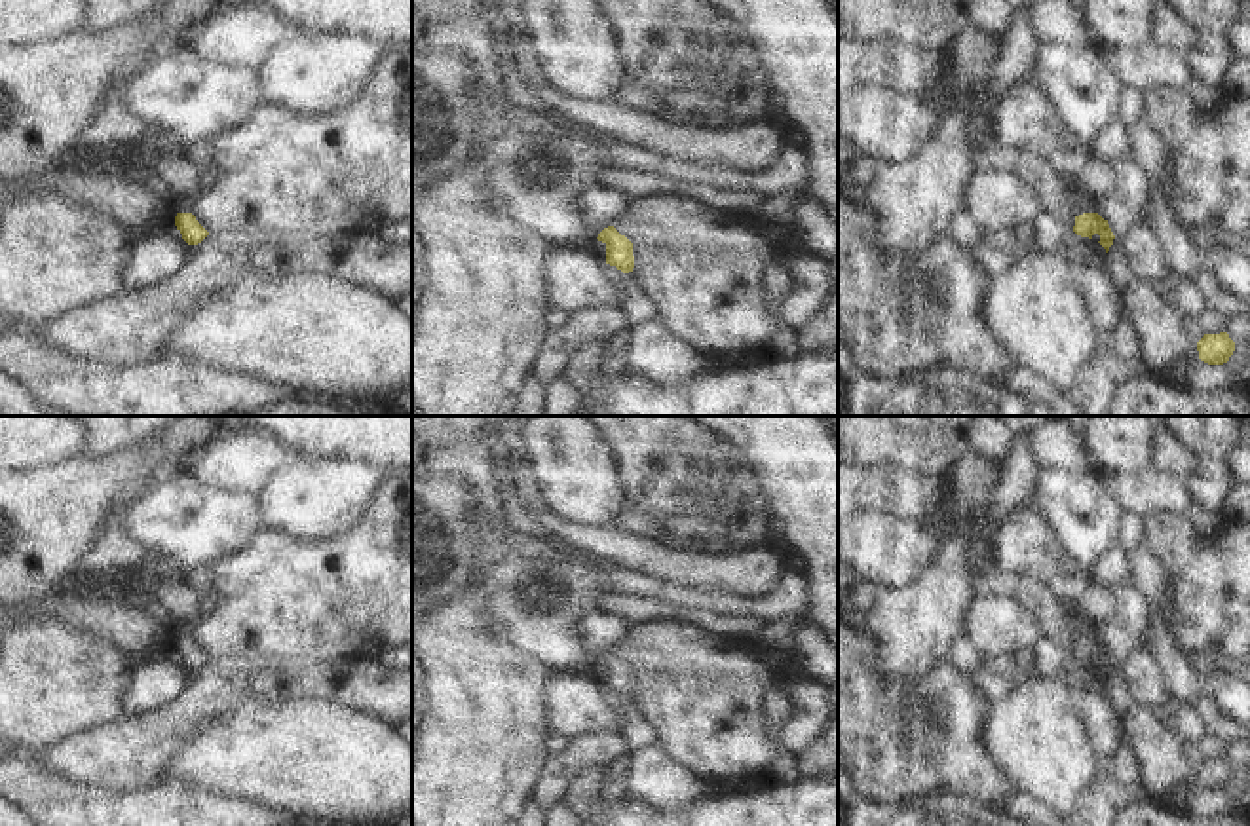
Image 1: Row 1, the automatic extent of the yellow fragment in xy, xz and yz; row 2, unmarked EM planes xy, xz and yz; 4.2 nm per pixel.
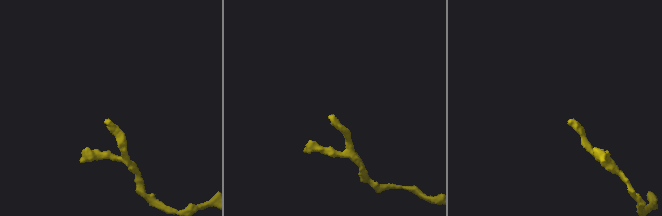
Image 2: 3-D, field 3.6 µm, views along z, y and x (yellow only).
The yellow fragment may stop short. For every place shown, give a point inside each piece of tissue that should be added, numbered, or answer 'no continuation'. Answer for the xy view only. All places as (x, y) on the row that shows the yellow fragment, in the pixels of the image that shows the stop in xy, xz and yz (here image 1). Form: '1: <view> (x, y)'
no continuation

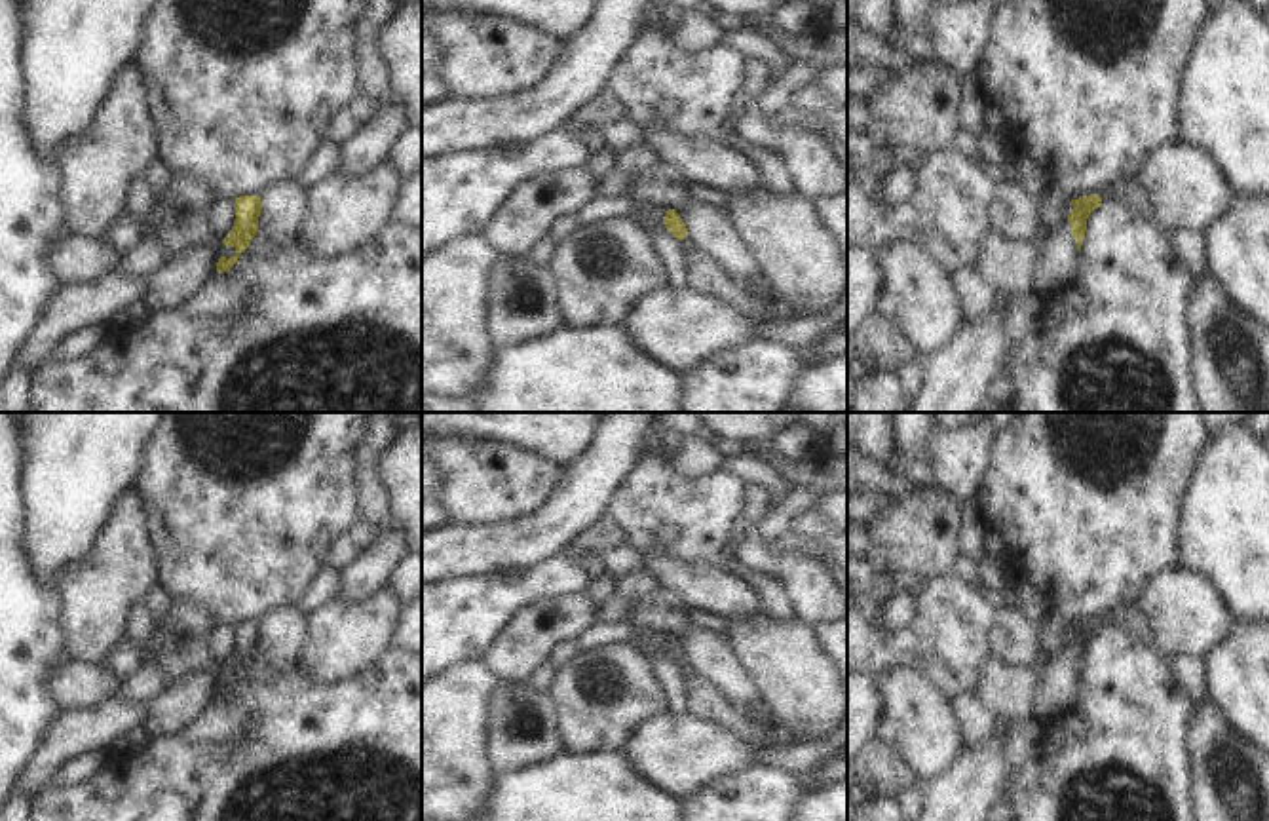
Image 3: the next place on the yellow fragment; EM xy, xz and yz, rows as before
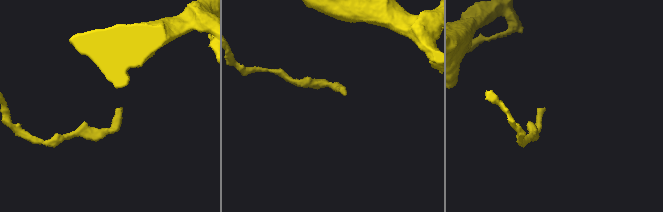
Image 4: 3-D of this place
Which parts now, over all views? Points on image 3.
1: xz (705, 276)

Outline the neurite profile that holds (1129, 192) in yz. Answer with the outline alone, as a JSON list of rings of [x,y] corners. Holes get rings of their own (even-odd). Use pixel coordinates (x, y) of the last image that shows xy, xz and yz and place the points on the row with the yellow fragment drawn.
[[[1123,179],[1115,182],[1115,198],[1113,201],[1140,211],[1147,220],[1157,222],[1155,219],[1155,207],[1151,203],[1149,194],[1140,184],[1140,179]]]

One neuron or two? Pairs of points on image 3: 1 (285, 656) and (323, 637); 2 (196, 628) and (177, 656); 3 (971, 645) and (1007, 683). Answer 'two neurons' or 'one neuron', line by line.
1: two neurons
2: one neuron
3: two neurons

